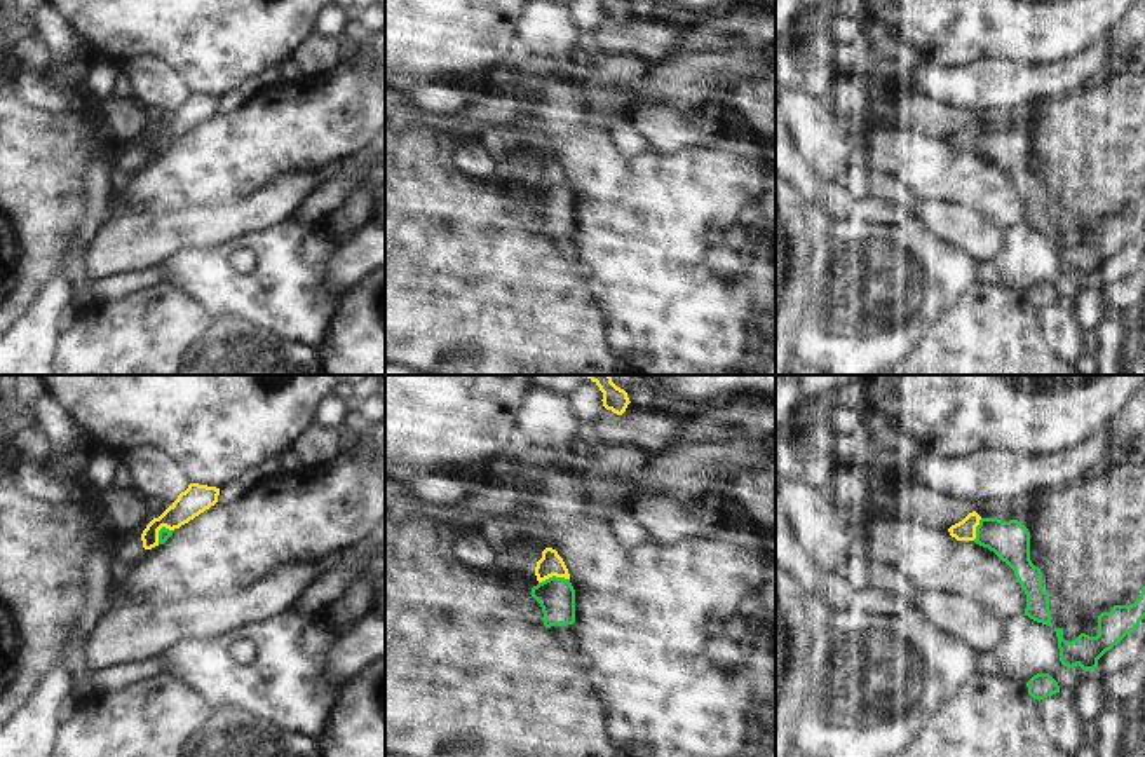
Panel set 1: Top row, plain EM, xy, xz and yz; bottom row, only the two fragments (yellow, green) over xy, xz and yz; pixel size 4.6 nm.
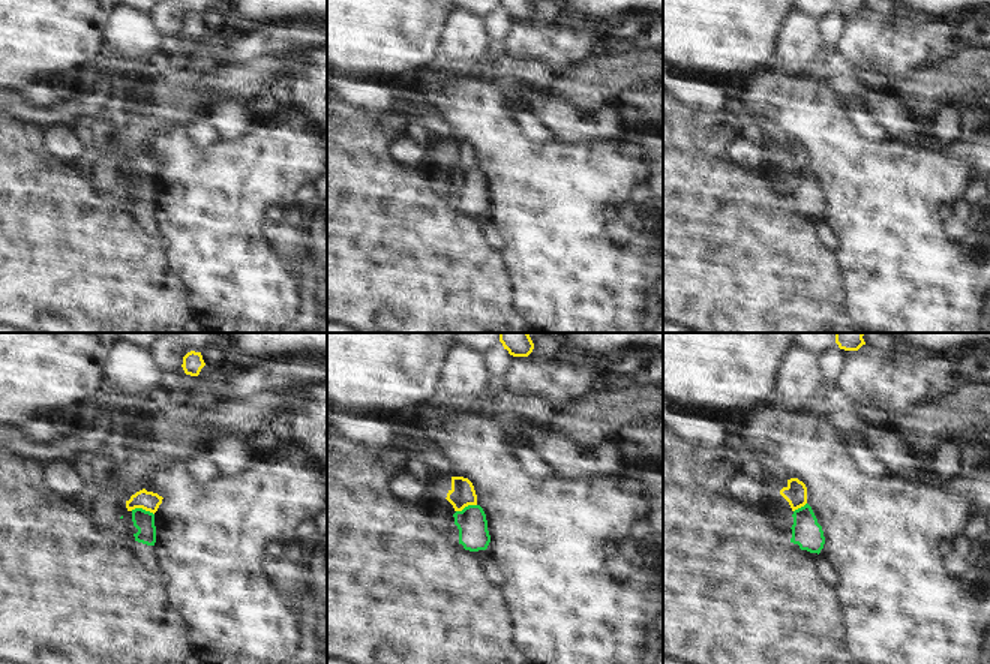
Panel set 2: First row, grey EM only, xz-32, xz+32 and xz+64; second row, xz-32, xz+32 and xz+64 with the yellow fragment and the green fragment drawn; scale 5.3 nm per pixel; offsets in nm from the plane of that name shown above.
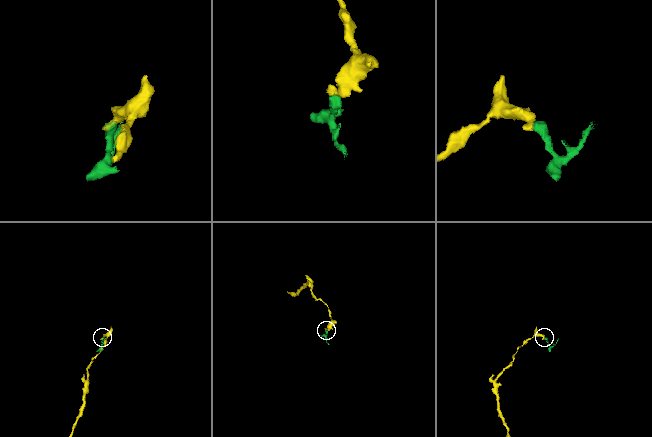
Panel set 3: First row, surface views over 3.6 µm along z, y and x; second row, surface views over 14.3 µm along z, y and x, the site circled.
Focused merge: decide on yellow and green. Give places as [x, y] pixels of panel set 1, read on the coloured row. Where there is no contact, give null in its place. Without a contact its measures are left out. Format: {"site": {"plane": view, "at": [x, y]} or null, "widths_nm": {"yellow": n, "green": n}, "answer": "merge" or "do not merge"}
{"site": {"plane": "xz", "at": [553, 574]}, "widths_nm": {"yellow": 110, "green": 170}, "answer": "do not merge"}

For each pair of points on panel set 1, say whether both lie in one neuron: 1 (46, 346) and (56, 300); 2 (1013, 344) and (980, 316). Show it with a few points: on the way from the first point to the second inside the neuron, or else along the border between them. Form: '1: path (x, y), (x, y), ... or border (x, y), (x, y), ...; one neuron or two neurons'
1: path (46, 335), (46, 311); one neuron
2: path (1004, 340), (989, 325); one neuron

